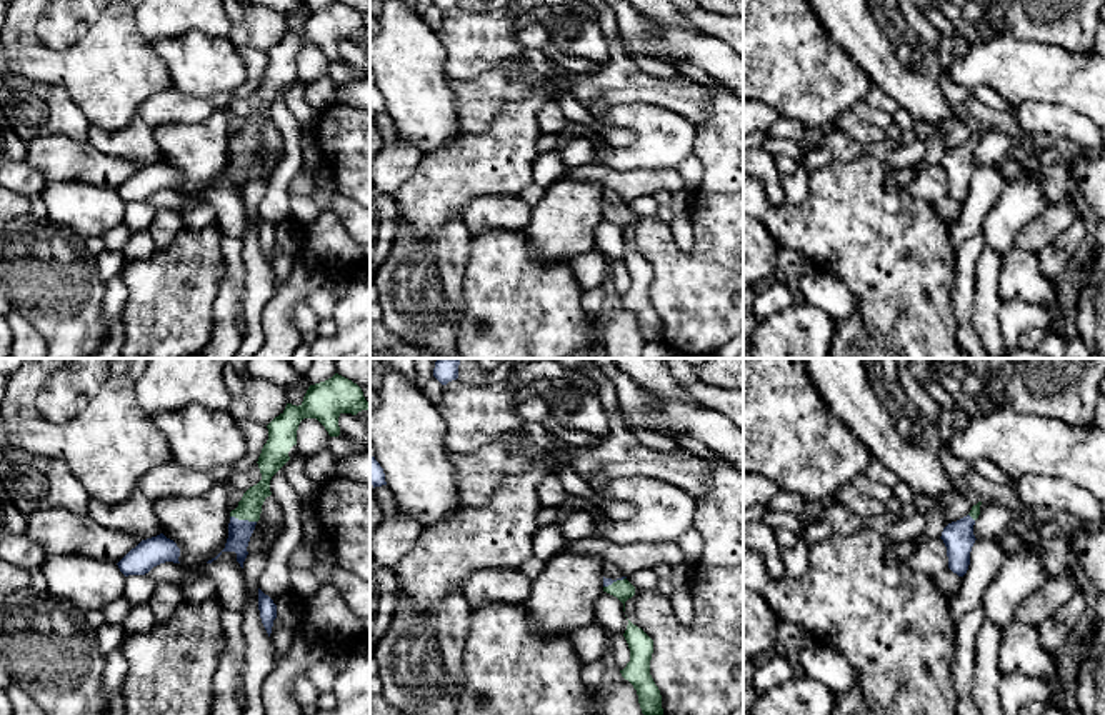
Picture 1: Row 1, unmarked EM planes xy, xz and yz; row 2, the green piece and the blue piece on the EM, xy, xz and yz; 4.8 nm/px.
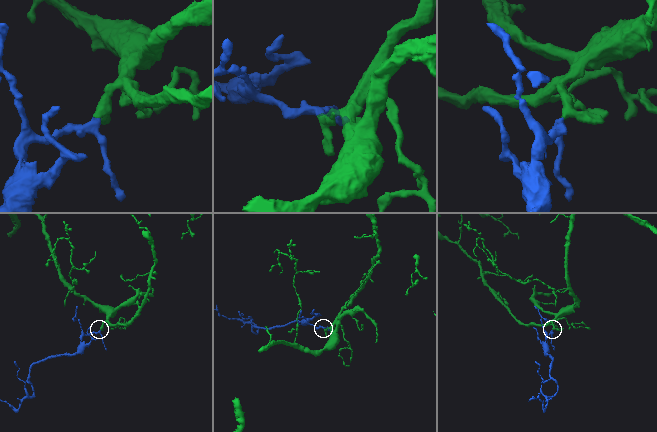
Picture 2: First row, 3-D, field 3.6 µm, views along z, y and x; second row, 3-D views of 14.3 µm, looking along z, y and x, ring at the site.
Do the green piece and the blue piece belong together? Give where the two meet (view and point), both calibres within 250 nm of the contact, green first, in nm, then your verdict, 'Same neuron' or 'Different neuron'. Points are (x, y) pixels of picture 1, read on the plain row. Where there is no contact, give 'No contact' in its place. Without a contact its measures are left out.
Touches green at xy (244, 145). Thickness 110 nm (green) against 110 nm. Same neuron

